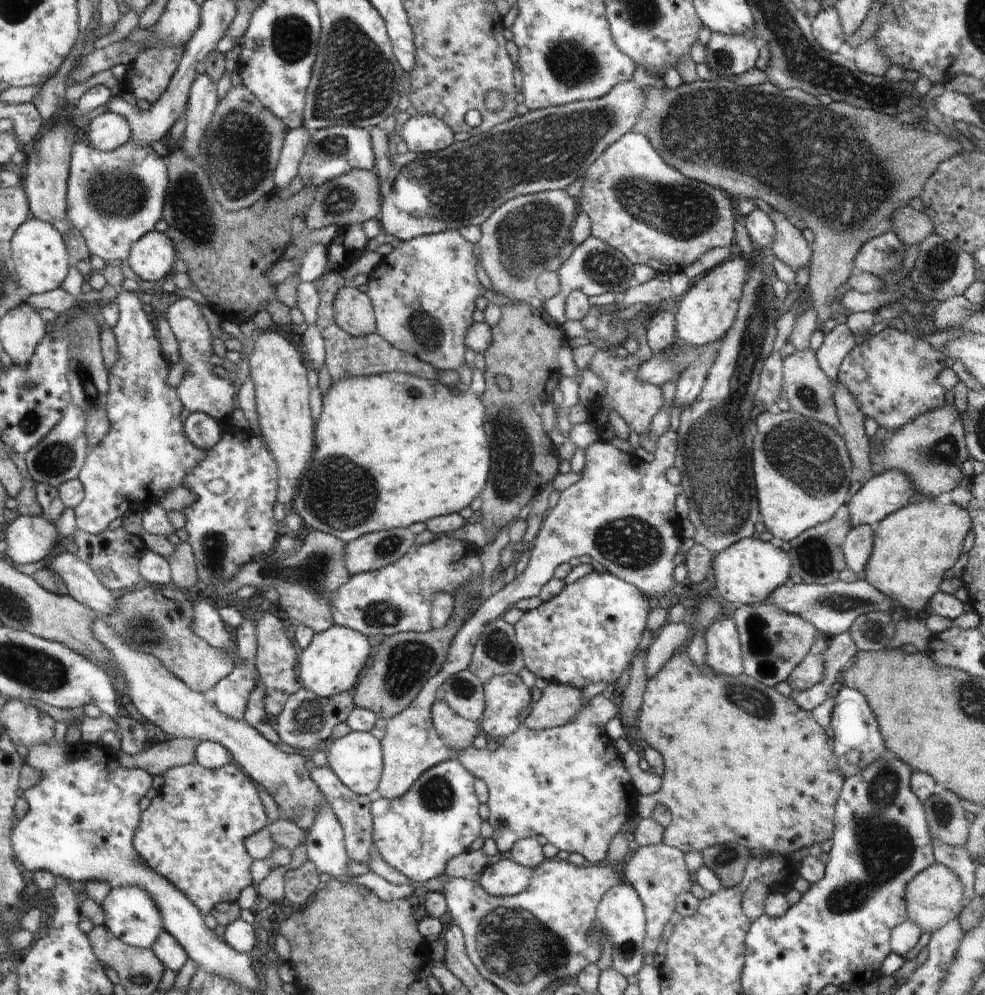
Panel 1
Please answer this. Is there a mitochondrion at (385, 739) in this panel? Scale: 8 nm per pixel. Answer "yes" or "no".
no

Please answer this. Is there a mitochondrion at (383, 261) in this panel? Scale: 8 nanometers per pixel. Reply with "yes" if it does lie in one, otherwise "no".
no

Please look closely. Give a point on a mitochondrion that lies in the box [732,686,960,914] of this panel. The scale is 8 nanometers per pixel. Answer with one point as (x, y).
(942, 809)

